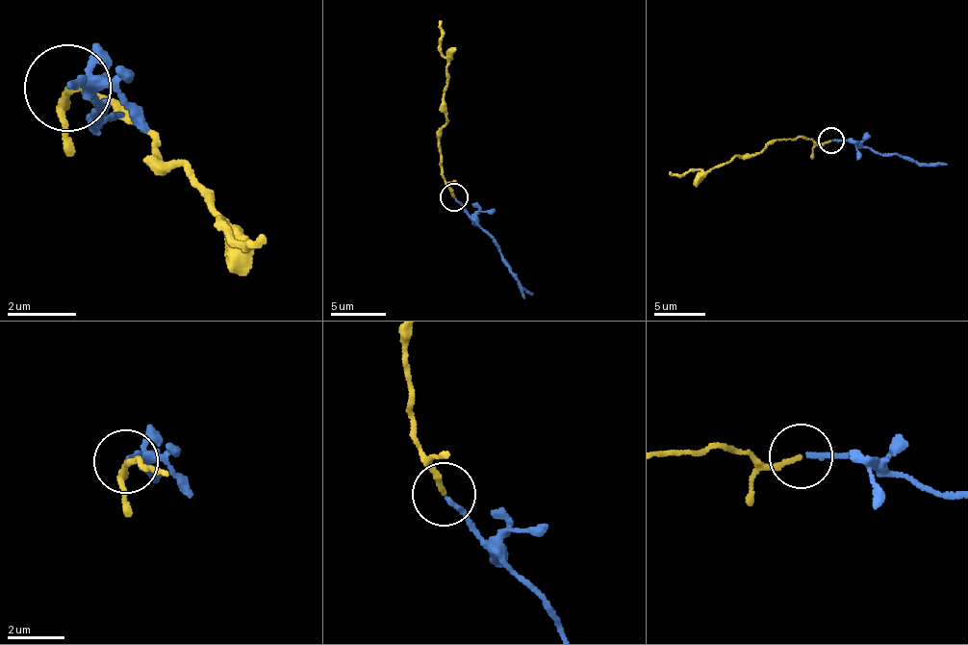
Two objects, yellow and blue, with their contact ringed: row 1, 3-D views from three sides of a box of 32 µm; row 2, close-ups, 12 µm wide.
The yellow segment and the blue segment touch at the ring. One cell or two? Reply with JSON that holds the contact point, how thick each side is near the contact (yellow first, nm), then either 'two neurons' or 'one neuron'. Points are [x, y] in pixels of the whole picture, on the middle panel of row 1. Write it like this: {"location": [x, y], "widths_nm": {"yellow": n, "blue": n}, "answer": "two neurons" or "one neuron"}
{"location": [453, 197], "widths_nm": {"yellow": 160, "blue": 160}, "answer": "one neuron"}

